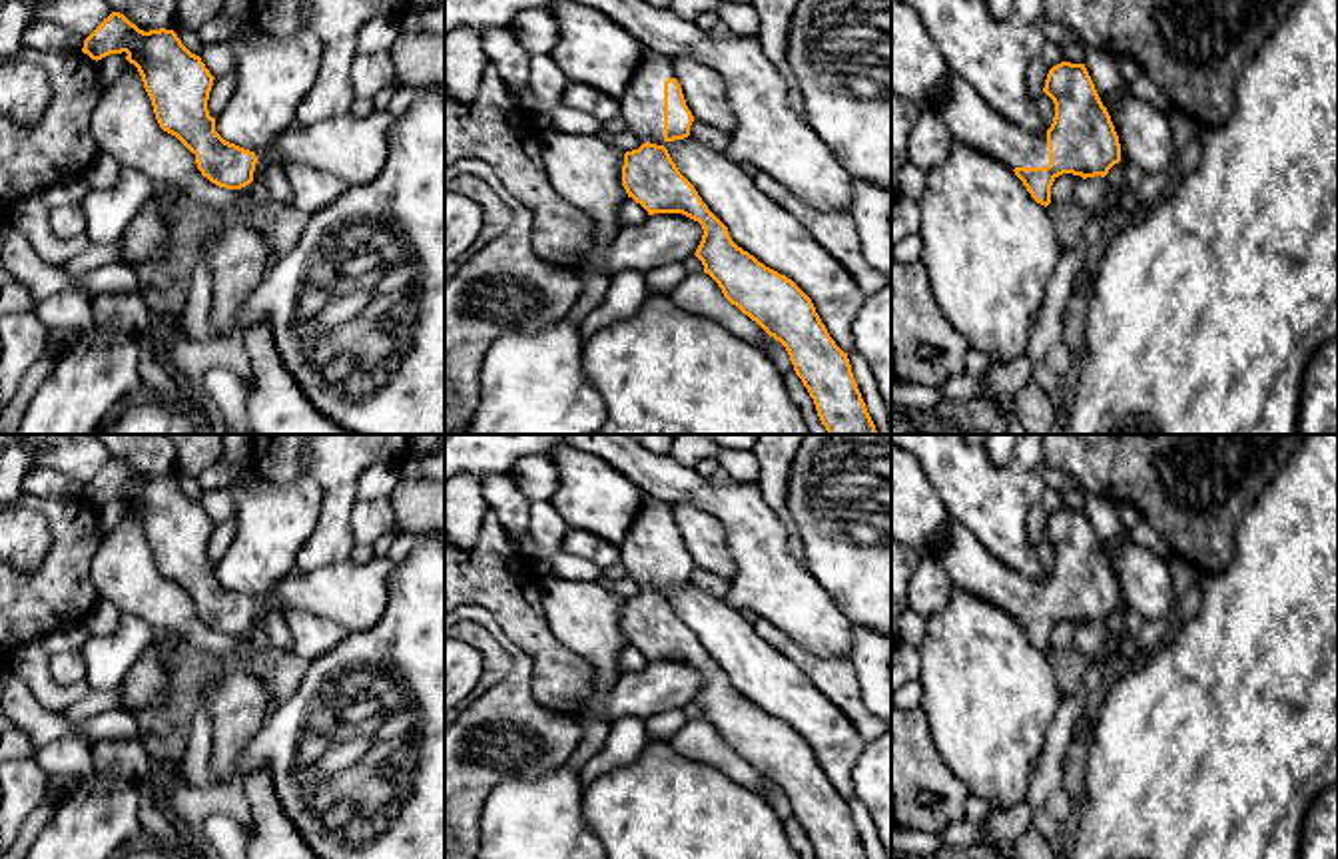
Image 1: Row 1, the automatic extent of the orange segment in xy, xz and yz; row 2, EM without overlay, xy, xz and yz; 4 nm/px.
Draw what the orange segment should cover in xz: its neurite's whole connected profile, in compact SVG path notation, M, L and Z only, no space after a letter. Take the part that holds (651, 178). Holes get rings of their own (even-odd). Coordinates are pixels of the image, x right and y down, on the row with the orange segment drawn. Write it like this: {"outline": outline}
{"outline": "M646 52L620 98L626 128L642 145L624 153L622 185L648 215L682 213L704 229L696 257L724 297L780 341L814 399L828 434L877 434L851 373L847 353L830 337L812 299L786 275L738 247L678 171L664 142L690 136L694 122L672 60Z"}

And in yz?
{"outline": "M1061 62L1049 70L1043 92L1055 104L1055 118L1041 134L1021 130L991 110L955 72L949 72L945 88L949 96L935 114L953 140L1011 167L1045 207L1059 175L1105 177L1121 161L1119 136L1085 64Z"}

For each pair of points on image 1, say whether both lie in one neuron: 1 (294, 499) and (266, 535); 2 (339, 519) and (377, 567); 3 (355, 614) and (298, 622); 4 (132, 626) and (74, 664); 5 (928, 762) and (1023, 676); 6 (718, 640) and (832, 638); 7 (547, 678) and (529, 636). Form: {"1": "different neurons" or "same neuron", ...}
{"1": "same neuron", "2": "different neurons", "3": "different neurons", "4": "different neurons", "5": "different neurons", "6": "different neurons", "7": "same neuron"}

